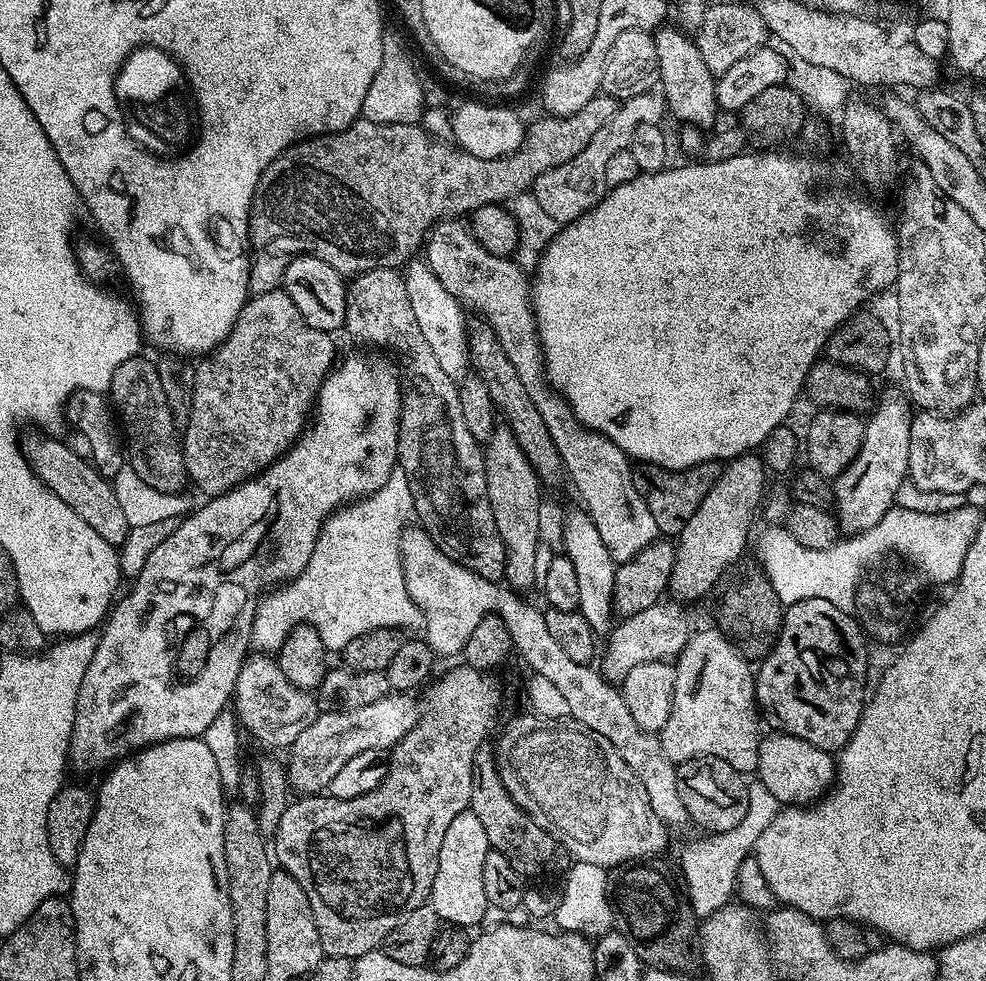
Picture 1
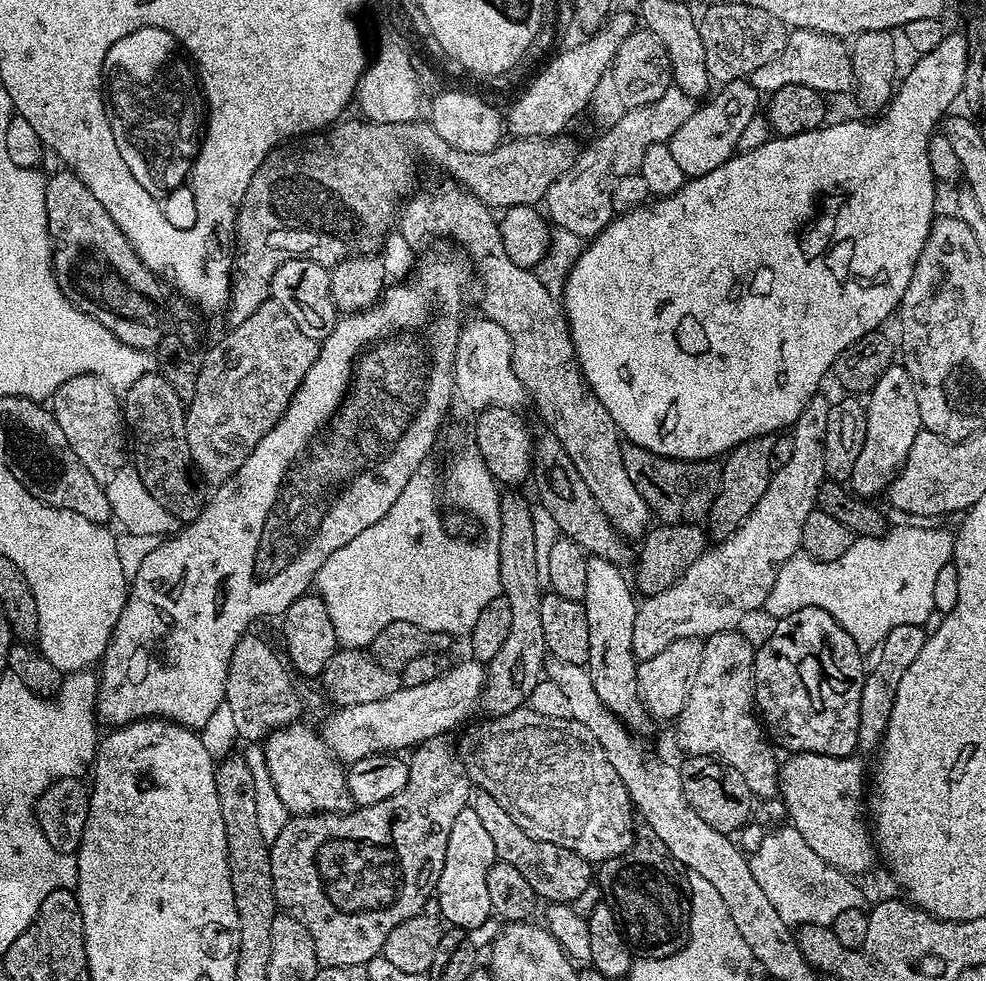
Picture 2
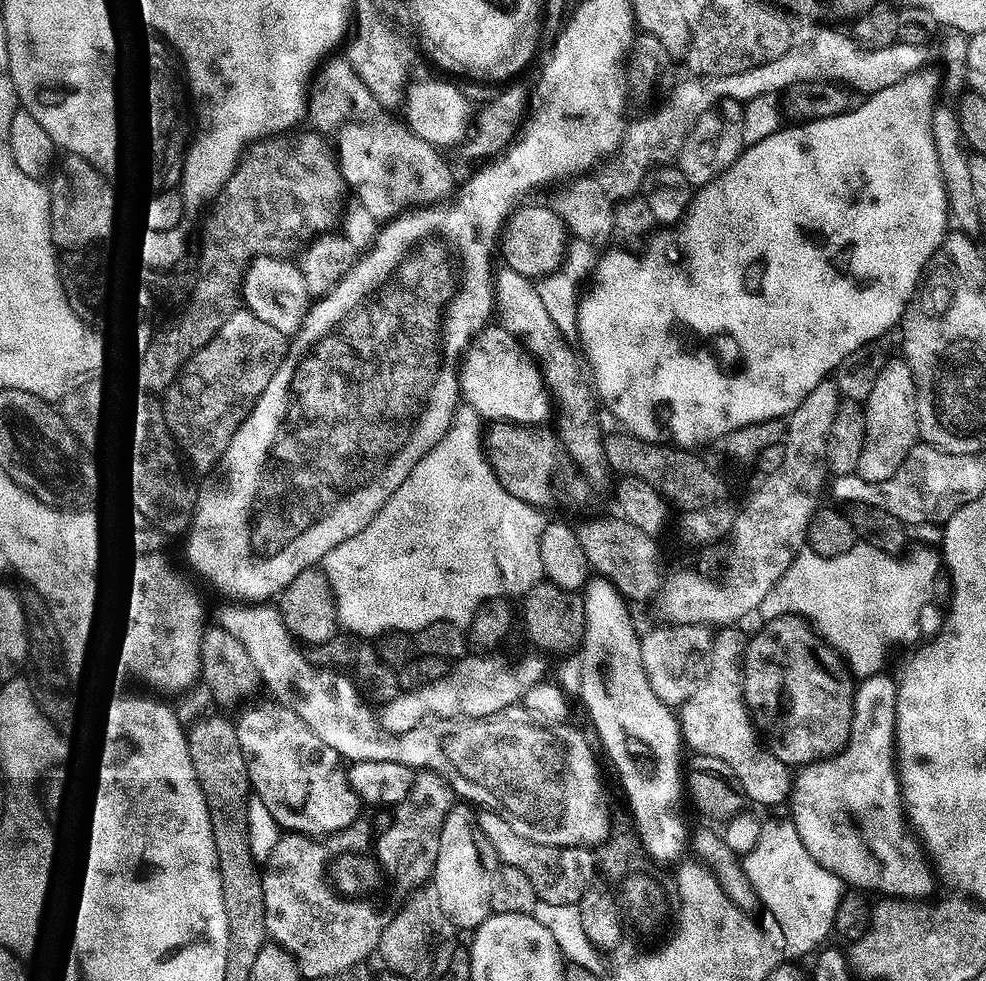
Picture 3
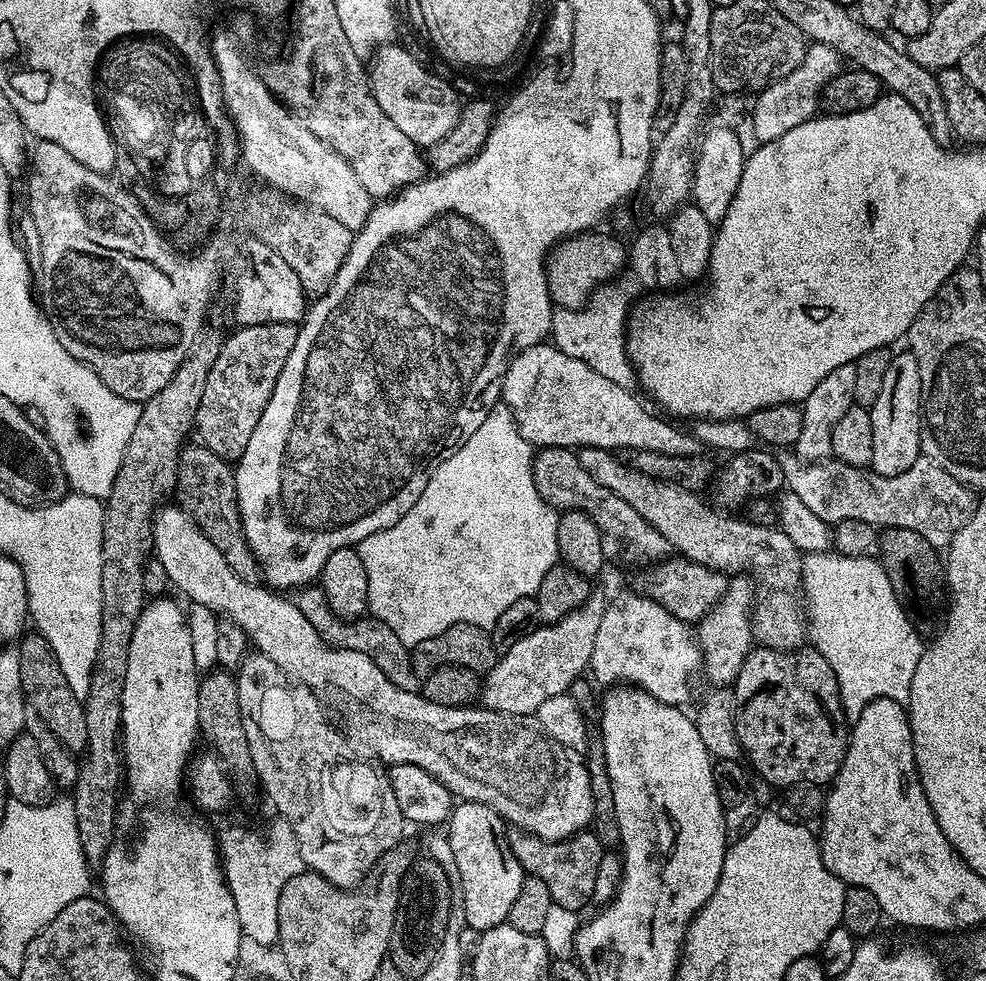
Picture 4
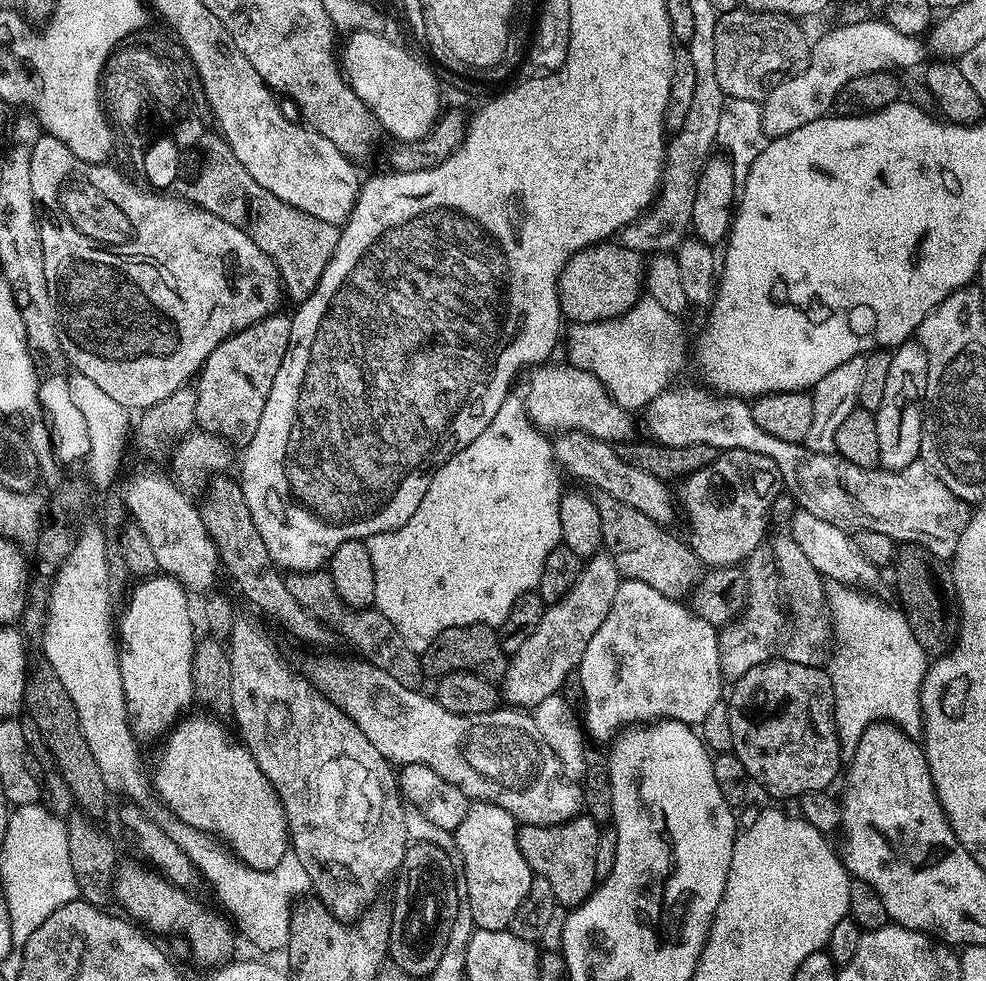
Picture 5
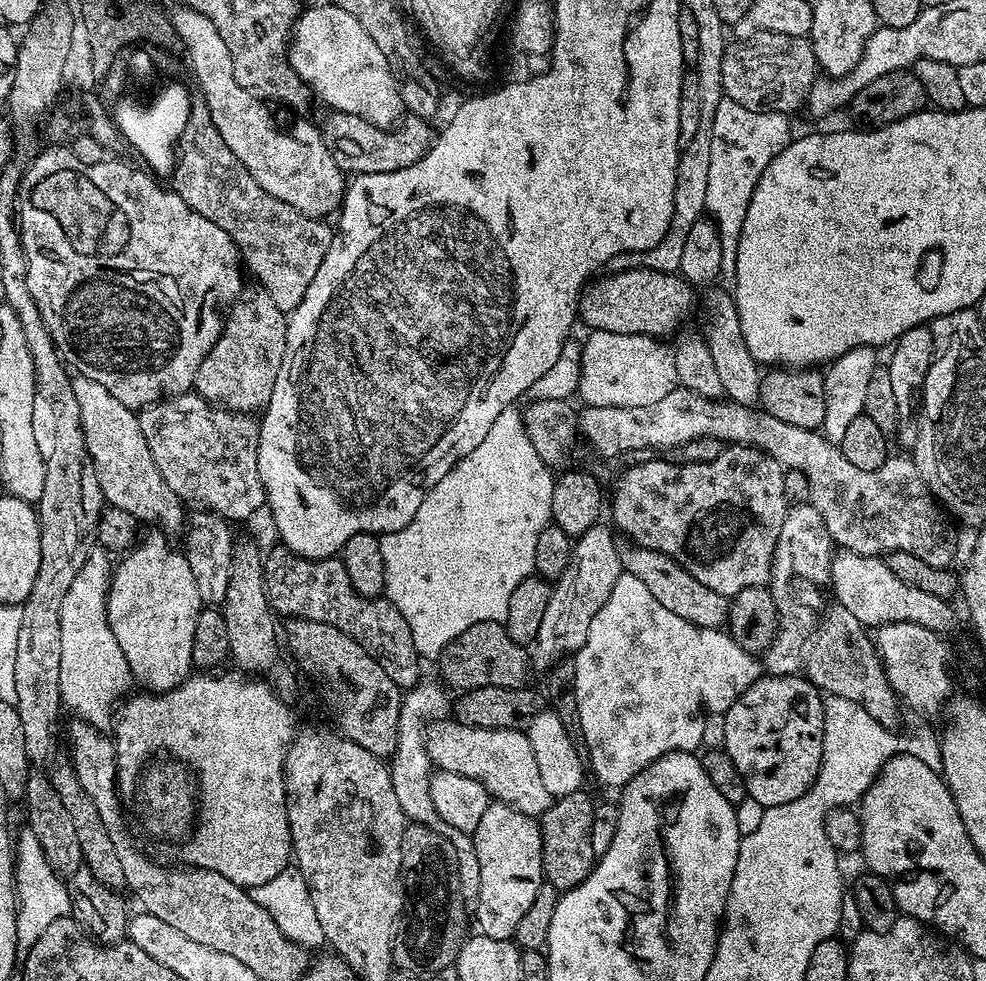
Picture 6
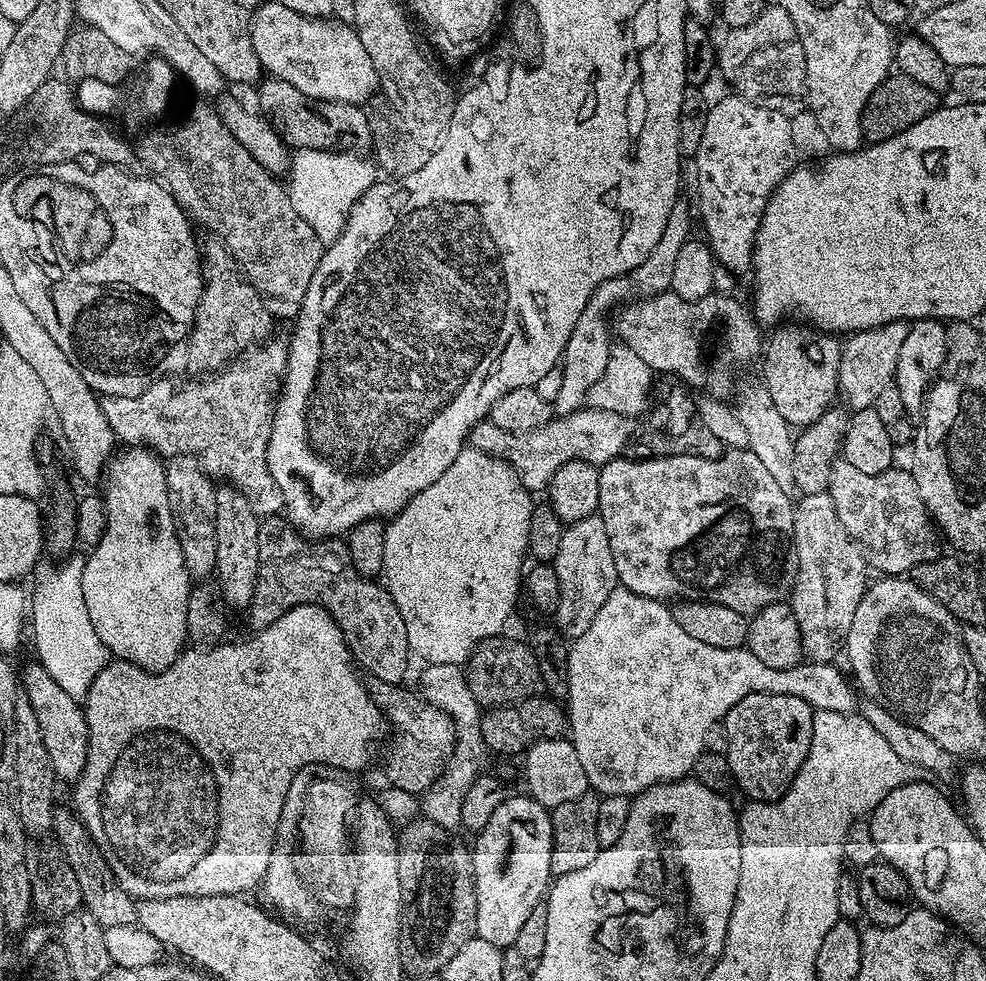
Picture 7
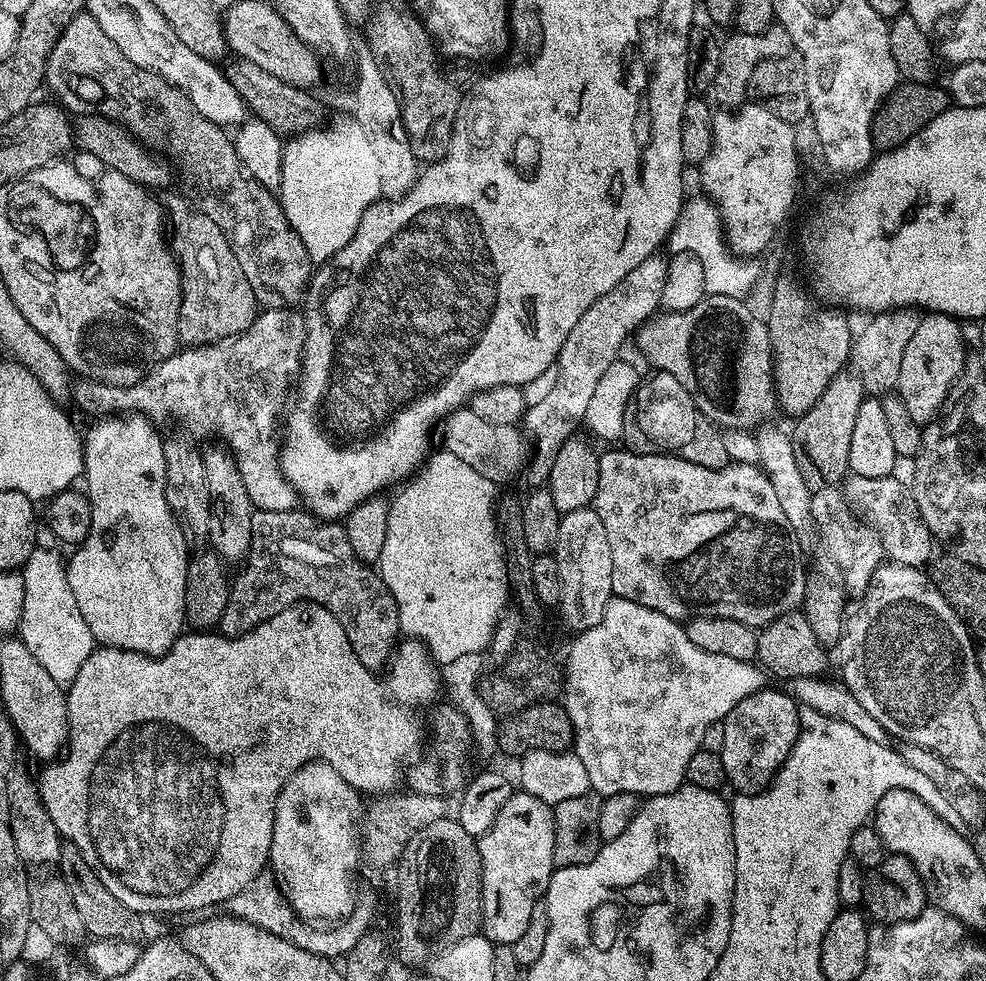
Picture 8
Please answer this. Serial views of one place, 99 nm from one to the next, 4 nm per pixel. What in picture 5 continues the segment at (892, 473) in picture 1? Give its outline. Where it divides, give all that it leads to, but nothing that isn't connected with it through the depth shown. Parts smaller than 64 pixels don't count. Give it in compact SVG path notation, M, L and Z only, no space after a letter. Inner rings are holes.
M913 338L892 352L890 370L886 373L886 391L882 394L882 406L874 413L878 426L879 467L893 472L920 460L924 408L922 401L928 377L928 355L920 341Z

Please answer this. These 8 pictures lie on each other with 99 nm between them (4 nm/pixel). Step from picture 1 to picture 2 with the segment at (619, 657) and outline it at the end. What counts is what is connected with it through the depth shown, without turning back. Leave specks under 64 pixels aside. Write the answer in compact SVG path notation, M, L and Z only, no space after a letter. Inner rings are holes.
M817 394L812 397L812 401L802 410L802 414L796 419L795 424L793 424L790 429L790 435L792 437L790 458L786 458L786 462L779 465L779 467L771 473L771 480L766 487L766 492L763 494L762 498L759 499L758 504L754 506L754 510L751 510L749 516L741 521L737 528L733 530L732 535L721 539L719 543L716 544L718 545L717 548L712 546L709 547L707 551L703 552L668 589L662 590L661 593L656 593L653 596L639 601L636 609L636 617L634 618L634 634L632 635L632 652L635 654L637 661L652 658L654 654L658 654L664 650L666 646L670 646L670 642L674 642L675 640L681 640L682 638L690 638L691 640L707 638L719 632L730 632L739 629L741 627L740 623L742 623L751 612L757 611L759 613L761 609L763 609L766 598L774 586L774 578L778 578L778 570L791 558L791 556L795 556L801 551L800 539L802 538L802 526L806 526L806 518L816 508L816 495L818 494L821 484L823 484L826 479L824 474L824 434L826 432L826 414L828 413L829 403L829 397L826 398L824 394Z

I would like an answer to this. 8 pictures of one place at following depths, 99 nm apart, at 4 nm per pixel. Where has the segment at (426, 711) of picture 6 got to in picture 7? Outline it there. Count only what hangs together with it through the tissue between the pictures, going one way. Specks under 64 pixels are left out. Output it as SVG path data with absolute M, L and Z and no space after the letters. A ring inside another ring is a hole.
M430 664L420 676L420 688L423 699L428 700L450 716L456 727L456 748L444 766L439 779L422 794L422 812L427 819L453 834L464 828L462 822L462 802L466 790L485 771L484 759L490 756L490 749L483 742L480 718L482 706L474 698L465 673L459 664Z

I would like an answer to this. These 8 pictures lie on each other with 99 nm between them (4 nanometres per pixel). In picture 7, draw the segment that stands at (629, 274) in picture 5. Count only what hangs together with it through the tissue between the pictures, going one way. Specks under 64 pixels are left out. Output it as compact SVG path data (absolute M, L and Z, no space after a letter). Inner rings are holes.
M669 290L631 301L615 313L615 339L638 354L653 373L673 372L689 389L701 388L701 393L727 401L737 387L737 372L761 355L762 328L749 309L747 312L734 297L724 295L728 294L686 301Z

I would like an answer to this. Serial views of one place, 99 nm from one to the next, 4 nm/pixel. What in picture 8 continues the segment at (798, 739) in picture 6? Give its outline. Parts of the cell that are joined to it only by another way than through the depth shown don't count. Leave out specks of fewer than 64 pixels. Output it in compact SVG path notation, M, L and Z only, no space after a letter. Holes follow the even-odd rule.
M768 686L750 694L730 710L724 721L724 737L720 761L724 778L740 794L761 792L772 783L777 768L784 763L800 730L800 708L787 691L775 692Z

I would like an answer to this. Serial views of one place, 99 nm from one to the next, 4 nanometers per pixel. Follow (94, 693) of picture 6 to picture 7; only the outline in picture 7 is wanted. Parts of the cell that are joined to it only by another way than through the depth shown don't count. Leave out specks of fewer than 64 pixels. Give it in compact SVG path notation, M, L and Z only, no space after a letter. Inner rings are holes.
M52 596L52 604L48 608L56 608L56 612L48 612L44 616L44 624L40 624L40 616L30 616L30 630L36 635L36 652L38 663L45 668L66 690L66 694L83 698L88 695L94 678L110 662L108 648L94 634L94 626L90 622L90 614L86 610L86 598L82 596Z

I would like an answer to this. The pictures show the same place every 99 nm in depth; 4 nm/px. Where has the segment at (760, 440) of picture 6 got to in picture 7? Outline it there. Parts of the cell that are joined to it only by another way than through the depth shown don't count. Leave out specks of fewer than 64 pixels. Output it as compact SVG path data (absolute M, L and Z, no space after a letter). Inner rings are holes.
M585 406L566 416L549 419L537 428L520 432L502 430L490 420L483 420L469 432L468 440L477 451L507 461L523 476L528 490L538 492L547 489L559 466L566 462L581 460L599 466L617 459L623 453L620 451L624 447L625 451L633 439L631 422L627 415ZM840 458L832 465L827 489L836 511L834 519L837 525L869 553L872 551L876 555L877 566L881 568L879 571L889 576L911 573L914 566L936 559L941 551L938 529L922 502L922 494L918 494L916 479L912 477L911 471L899 472L898 468L893 466L882 474L862 474L862 470L857 470L850 466L850 462Z

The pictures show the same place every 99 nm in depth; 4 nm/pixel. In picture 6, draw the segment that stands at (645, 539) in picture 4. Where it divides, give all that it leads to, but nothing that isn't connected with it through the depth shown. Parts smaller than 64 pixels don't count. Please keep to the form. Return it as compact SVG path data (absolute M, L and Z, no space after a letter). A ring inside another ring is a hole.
M628 542L620 548L620 567L625 572L634 574L634 578L642 578L646 582L646 590L671 610L678 614L678 618L686 618L699 628L723 629L730 620L729 597L710 590L710 586L702 586L694 574L687 572L676 560L671 560L666 554L655 552L652 548L637 548L635 544Z

